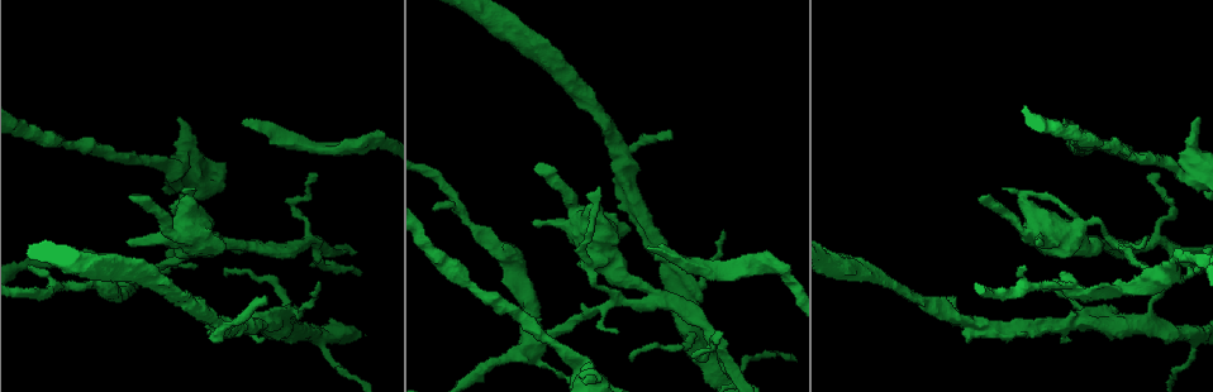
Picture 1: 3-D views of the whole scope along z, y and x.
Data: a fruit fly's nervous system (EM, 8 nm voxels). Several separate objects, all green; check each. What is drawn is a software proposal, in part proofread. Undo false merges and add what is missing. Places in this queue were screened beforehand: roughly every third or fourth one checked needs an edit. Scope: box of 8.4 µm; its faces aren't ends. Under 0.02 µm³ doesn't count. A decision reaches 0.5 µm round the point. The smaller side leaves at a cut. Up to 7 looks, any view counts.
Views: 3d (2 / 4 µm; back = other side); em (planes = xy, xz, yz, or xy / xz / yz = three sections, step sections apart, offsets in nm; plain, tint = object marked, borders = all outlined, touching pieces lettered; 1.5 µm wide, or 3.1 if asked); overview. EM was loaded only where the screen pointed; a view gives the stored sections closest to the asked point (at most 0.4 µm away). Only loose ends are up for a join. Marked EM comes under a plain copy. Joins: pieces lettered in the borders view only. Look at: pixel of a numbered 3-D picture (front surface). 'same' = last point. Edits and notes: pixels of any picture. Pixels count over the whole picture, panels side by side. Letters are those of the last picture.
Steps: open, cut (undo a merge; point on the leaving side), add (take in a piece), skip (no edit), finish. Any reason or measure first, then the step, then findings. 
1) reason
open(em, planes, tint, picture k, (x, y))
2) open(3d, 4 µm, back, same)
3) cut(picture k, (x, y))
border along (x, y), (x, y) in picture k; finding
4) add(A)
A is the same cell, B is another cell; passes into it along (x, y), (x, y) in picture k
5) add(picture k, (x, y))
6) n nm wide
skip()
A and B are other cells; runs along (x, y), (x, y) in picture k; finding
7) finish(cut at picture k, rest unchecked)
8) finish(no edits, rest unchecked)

sharp bend
open(em, planes, tint, picture 1, (1194, 334))

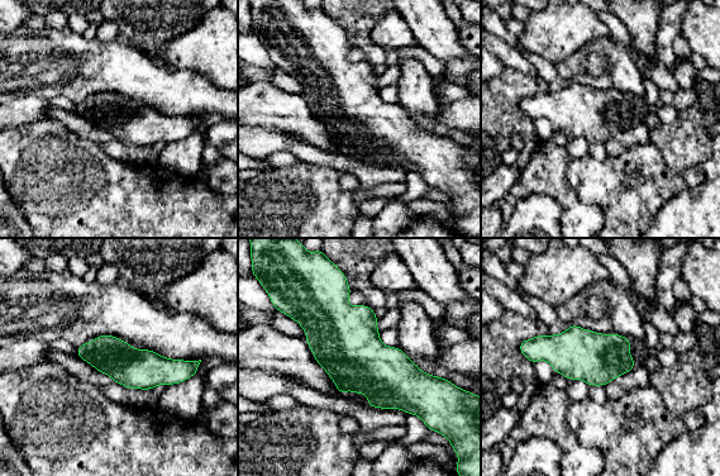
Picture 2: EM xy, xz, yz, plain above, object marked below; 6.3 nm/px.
open(em, planes, borders, same)

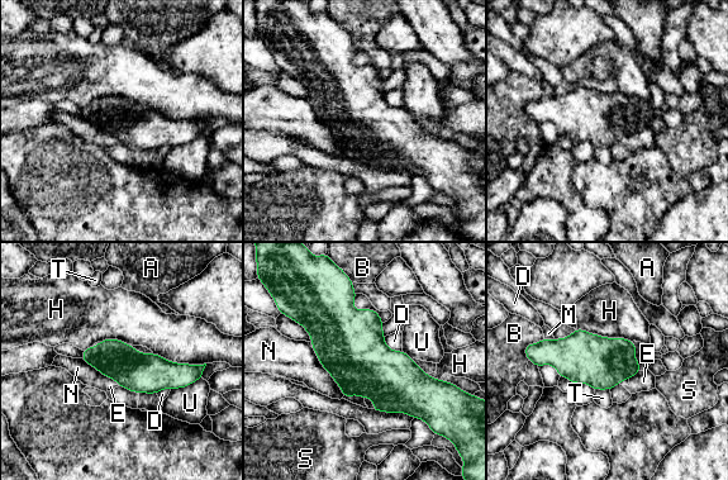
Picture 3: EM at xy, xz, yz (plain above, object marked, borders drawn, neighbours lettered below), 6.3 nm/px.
N touches over 400 nm
skip()
A, B, D, E, H, M, N, S, T and U are other cells; runs along (85, 355), (195, 374) in picture 3; continuous, no second cell

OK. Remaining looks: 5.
three arms meet
open(em, planes, borders, picture 1, (309, 242))

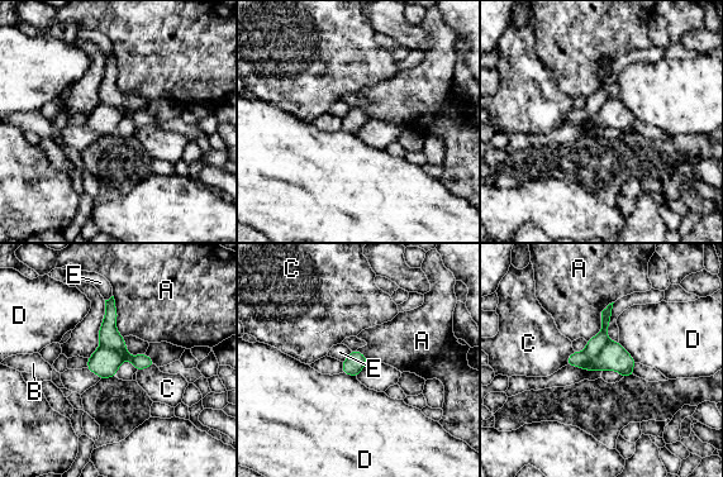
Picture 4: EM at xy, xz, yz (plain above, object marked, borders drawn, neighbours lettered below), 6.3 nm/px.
cut(picture 4, (595, 344))
A, B, C, D and E are other cells; border along (609, 340), (598, 353), (580, 366) in picture 4; two cells meet here

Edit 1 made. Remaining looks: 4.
redraw
open(overview)

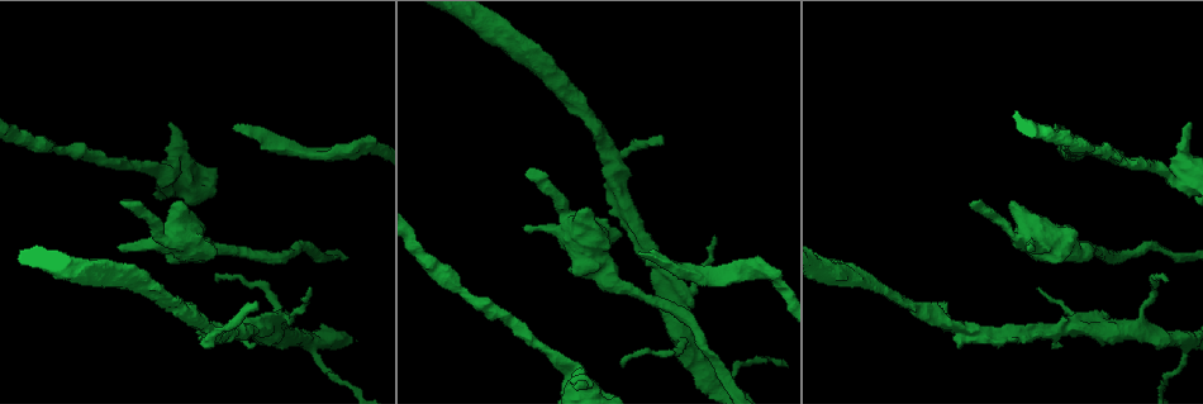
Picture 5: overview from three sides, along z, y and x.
free end
open(em, planes, borders, picture 5, (235, 128))

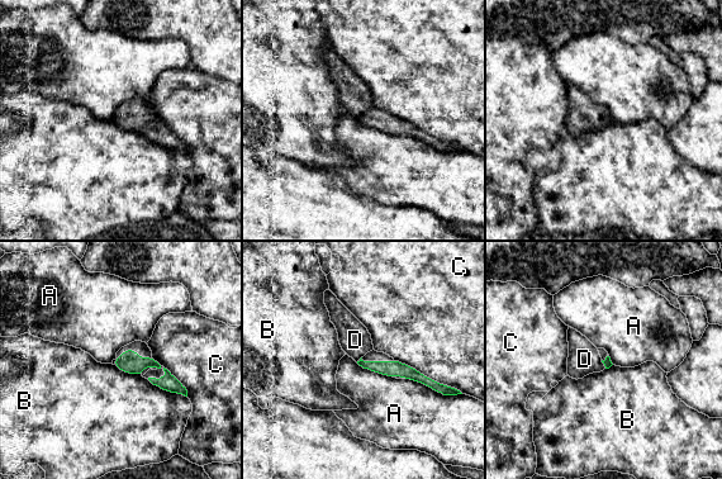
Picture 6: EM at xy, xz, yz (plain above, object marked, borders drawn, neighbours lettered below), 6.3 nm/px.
add(D)
D is the same cell, A, B and C are other cells; passes into it along (392, 368), (360, 359), (355, 340) in picture 6; it goes on there

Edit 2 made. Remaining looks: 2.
finish(cut at picture 4, add at picture 6, rest unchecked)

